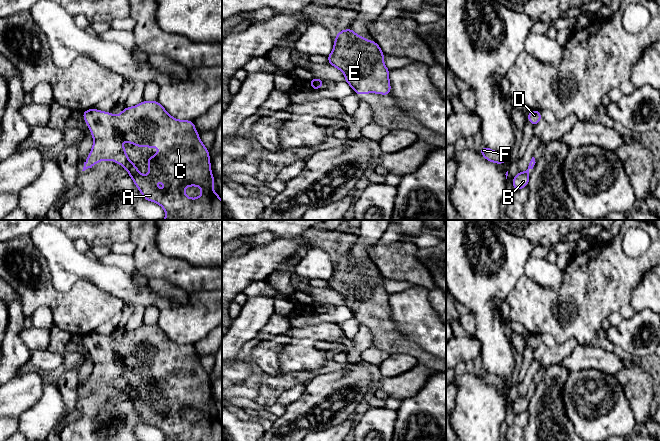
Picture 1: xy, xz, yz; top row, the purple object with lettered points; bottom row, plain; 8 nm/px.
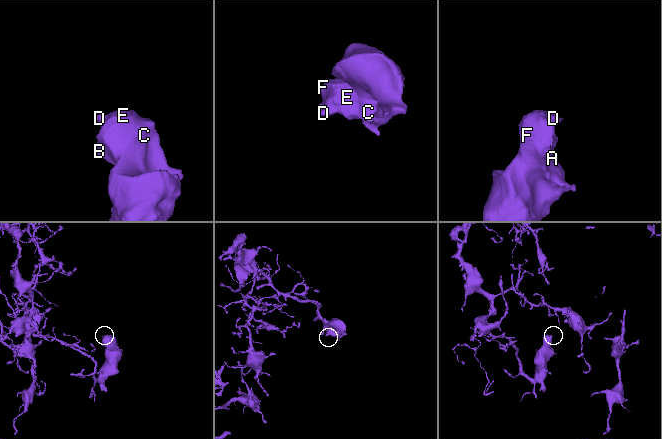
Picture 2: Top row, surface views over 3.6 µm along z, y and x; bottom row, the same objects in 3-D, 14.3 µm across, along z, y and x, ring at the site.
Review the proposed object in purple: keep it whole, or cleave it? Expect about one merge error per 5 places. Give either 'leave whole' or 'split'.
leave whole

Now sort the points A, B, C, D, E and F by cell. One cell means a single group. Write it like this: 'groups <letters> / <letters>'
groups A B C D E F

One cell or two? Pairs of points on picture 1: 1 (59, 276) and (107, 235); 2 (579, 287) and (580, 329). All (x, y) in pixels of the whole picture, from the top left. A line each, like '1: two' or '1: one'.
1: two
2: one

